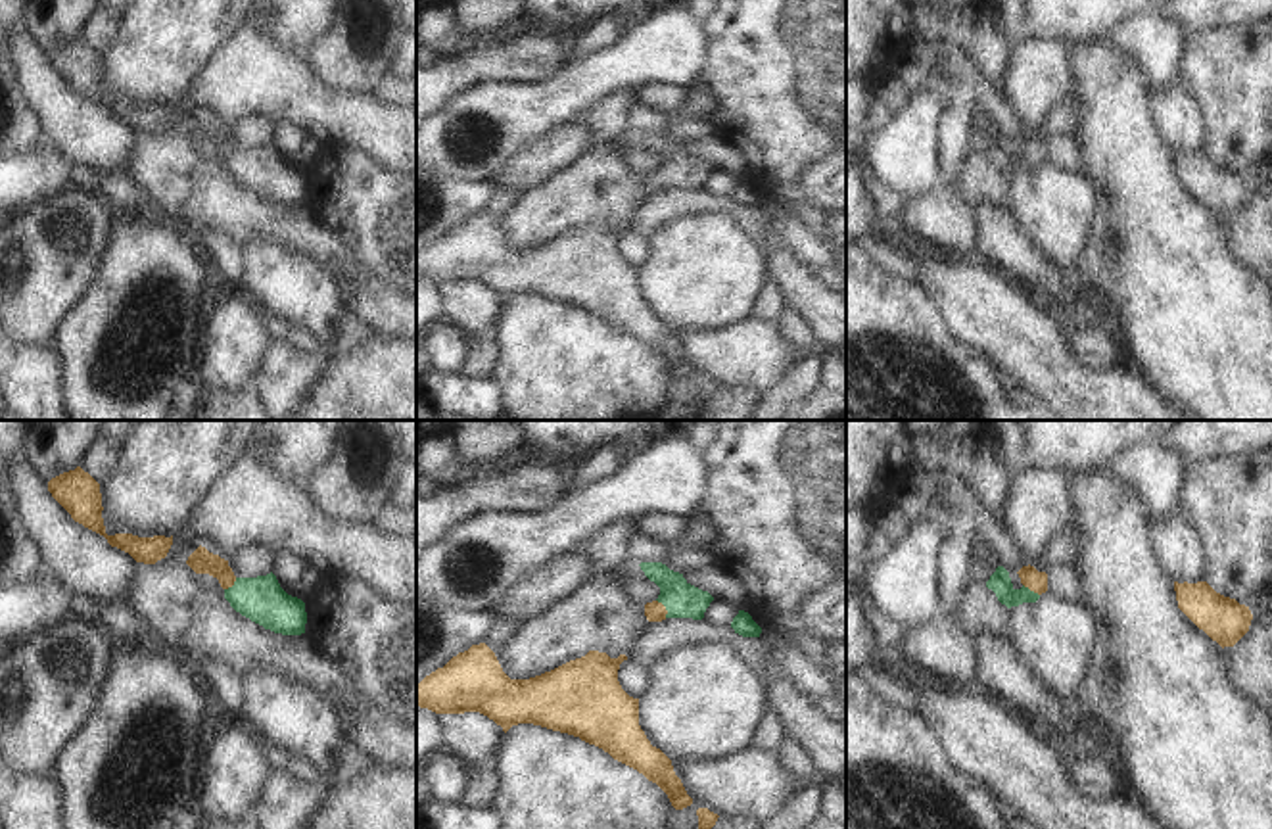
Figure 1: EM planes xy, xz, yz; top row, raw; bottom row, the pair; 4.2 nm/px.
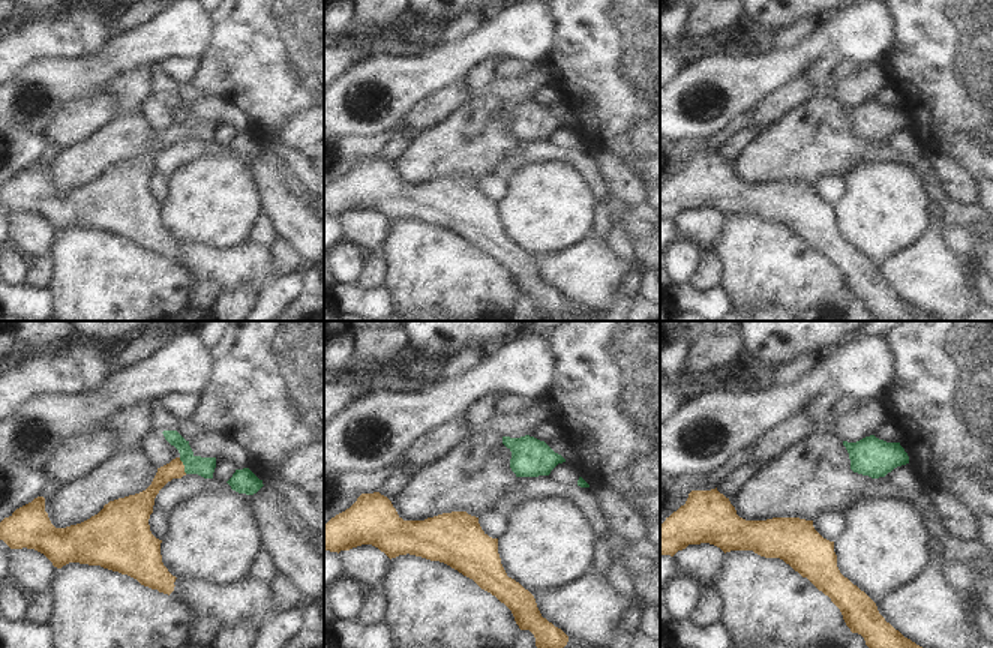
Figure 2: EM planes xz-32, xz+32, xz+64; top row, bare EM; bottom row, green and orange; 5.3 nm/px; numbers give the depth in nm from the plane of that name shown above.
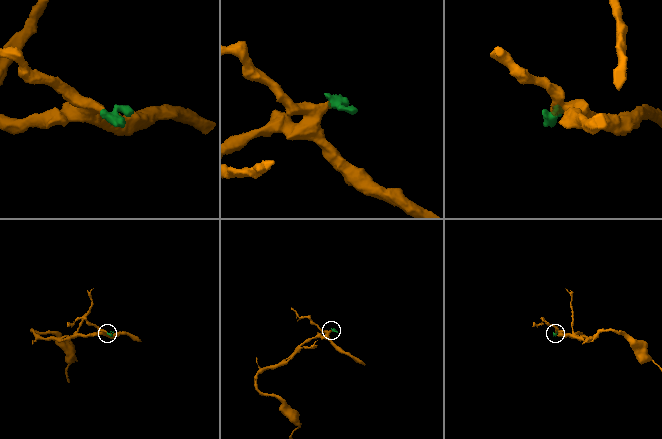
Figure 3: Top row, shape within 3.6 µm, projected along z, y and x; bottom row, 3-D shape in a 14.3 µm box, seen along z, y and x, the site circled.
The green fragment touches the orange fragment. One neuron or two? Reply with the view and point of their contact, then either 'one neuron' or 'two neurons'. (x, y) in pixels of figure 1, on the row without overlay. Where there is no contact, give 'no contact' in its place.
contact xz (666, 179); one neuron

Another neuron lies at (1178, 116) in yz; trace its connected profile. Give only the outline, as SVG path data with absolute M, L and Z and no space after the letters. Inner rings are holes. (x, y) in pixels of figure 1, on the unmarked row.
M1178 83L1168 88L1155 88L1151 107L1163 138L1174 152L1197 154L1205 150L1205 111Z

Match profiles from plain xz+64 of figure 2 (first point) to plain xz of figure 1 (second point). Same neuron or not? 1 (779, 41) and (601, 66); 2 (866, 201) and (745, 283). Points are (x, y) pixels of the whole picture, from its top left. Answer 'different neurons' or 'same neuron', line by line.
1: different neurons
2: same neuron

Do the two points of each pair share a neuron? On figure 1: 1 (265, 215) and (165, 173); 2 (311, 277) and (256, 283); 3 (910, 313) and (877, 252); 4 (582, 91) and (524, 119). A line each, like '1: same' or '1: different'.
1: same
2: same
3: different
4: same

